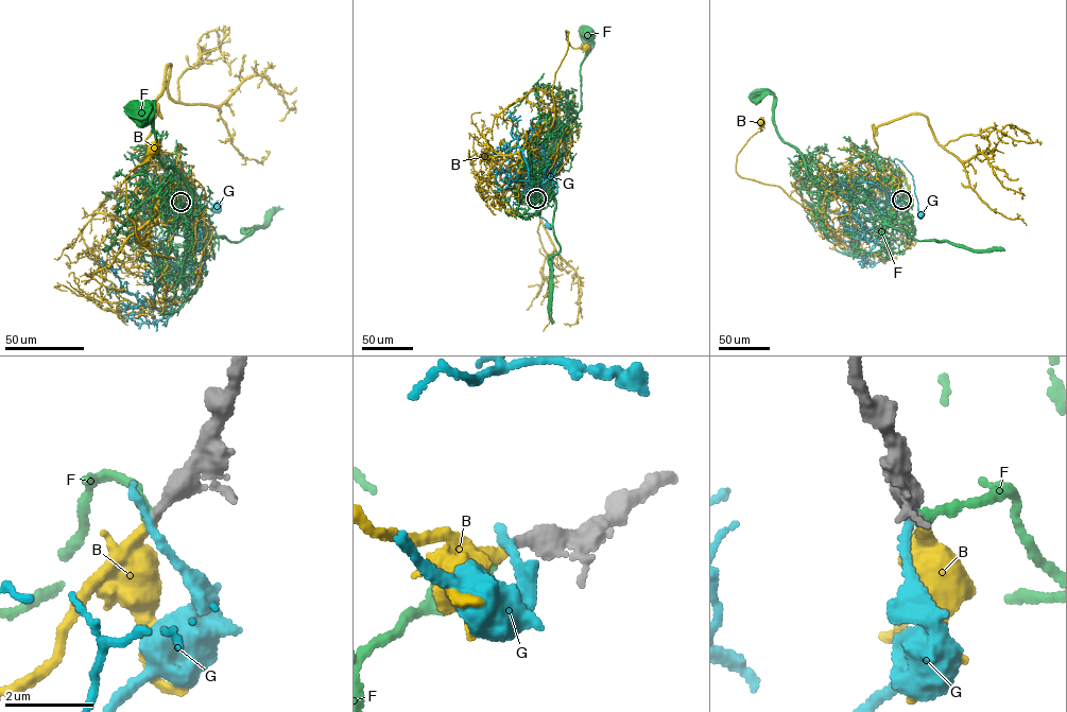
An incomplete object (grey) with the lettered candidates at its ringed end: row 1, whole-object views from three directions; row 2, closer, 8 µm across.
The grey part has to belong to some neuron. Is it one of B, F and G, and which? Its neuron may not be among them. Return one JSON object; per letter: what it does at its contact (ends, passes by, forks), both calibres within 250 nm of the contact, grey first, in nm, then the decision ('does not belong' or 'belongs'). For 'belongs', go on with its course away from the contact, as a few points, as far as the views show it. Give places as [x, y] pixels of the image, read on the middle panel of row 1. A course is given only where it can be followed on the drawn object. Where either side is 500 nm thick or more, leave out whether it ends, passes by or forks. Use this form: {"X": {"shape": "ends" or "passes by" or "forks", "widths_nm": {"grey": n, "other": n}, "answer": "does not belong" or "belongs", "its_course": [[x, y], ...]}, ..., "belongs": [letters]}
{"B": {"shape": "ends", "widths_nm": {"grey": 360, "other": 280}, "answer": "belongs", "its_course": [[536, 198], [502, 189], [497, 172], [520, 139], [553, 123], [566, 30], [570, 46], [586, 48]]}, "F": {"shape": "ends", "widths_nm": {"grey": 320, "other": 220}, "answer": "does not belong"}, "G": {"shape": "ends", "widths_nm": {"grey": 360, "other": 240}, "answer": "does not belong"}, "belongs": ["B"]}

